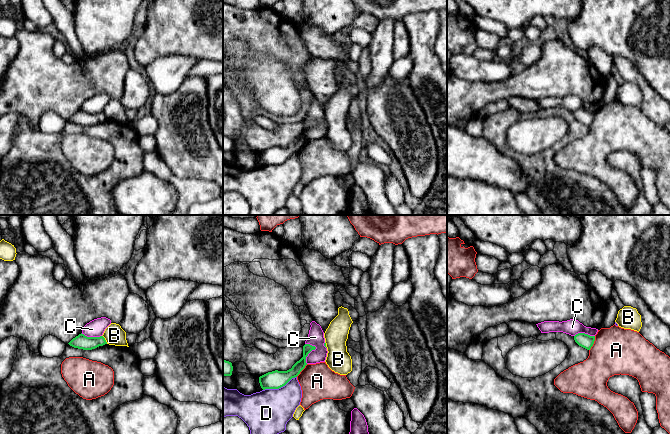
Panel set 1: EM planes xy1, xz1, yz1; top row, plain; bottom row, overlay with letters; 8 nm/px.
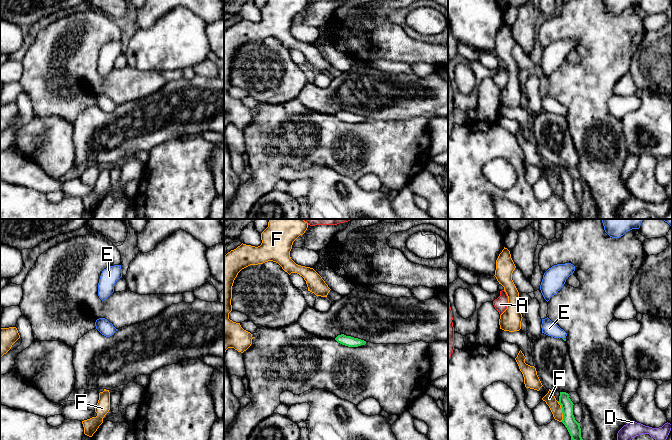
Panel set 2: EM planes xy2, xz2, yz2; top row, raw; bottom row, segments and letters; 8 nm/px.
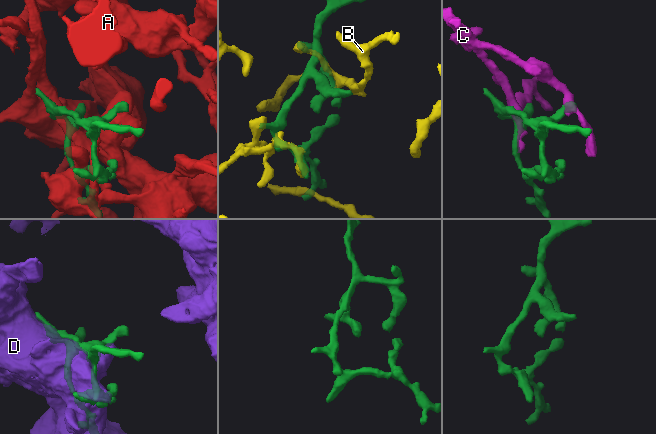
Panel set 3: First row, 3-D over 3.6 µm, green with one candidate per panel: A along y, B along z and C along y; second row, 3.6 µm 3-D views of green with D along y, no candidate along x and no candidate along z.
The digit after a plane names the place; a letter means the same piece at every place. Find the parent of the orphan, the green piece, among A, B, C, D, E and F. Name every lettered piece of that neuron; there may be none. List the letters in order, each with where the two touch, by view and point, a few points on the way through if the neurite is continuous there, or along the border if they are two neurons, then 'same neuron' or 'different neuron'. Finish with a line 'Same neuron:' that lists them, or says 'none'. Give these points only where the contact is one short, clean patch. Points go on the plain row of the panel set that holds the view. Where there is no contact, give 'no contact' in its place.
A: contact yz1 (593, 119); different neuron
B: contact xy1 (104, 115); different neuron
C: contact xz1 (310, 127); different neuron
D: contact xz1 (279, 163); different neuron
E: contact yz2 (563, 115); way yz2 (562, 114), (563, 115), (557, 108), (549, 104); same neuron
F: contact yz2 (562, 187); border yz2 (557, 177), (561, 184), (562, 197); different neuron
Same neuron: E

